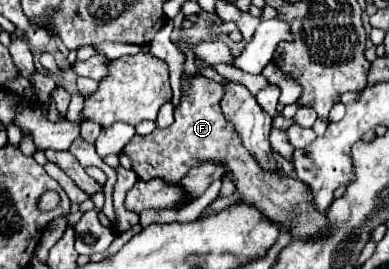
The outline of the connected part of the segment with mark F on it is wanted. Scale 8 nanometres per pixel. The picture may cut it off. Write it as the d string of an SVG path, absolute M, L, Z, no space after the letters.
M182 74L182 98L174 110L174 124L168 128L156 128L152 134L136 134L124 148L124 154L132 160L132 168L140 180L162 178L166 184L178 184L190 168L202 162L216 162L224 166L226 174L240 192L240 198L248 204L254 204L268 220L280 222L290 228L298 238L308 238L320 232L326 226L326 216L310 208L310 194L302 182L294 178L278 178L276 172L266 172L258 166L254 156L242 146L234 126L226 122L218 106L222 98L222 86L214 80L208 80L200 74L186 76Z

